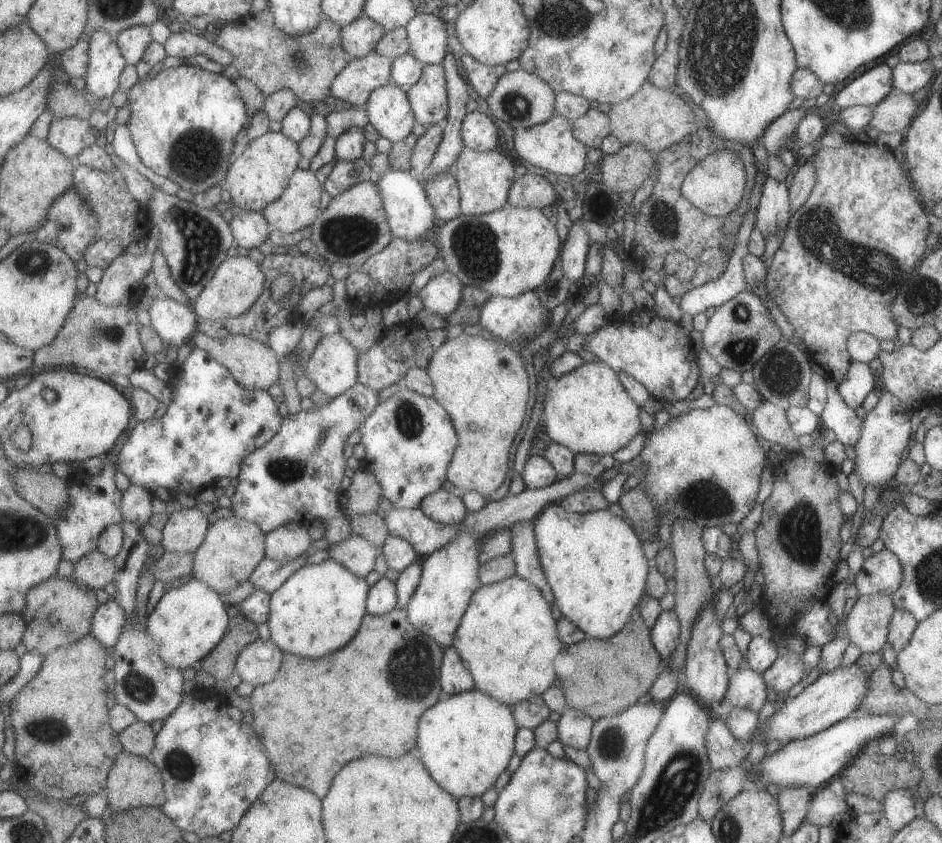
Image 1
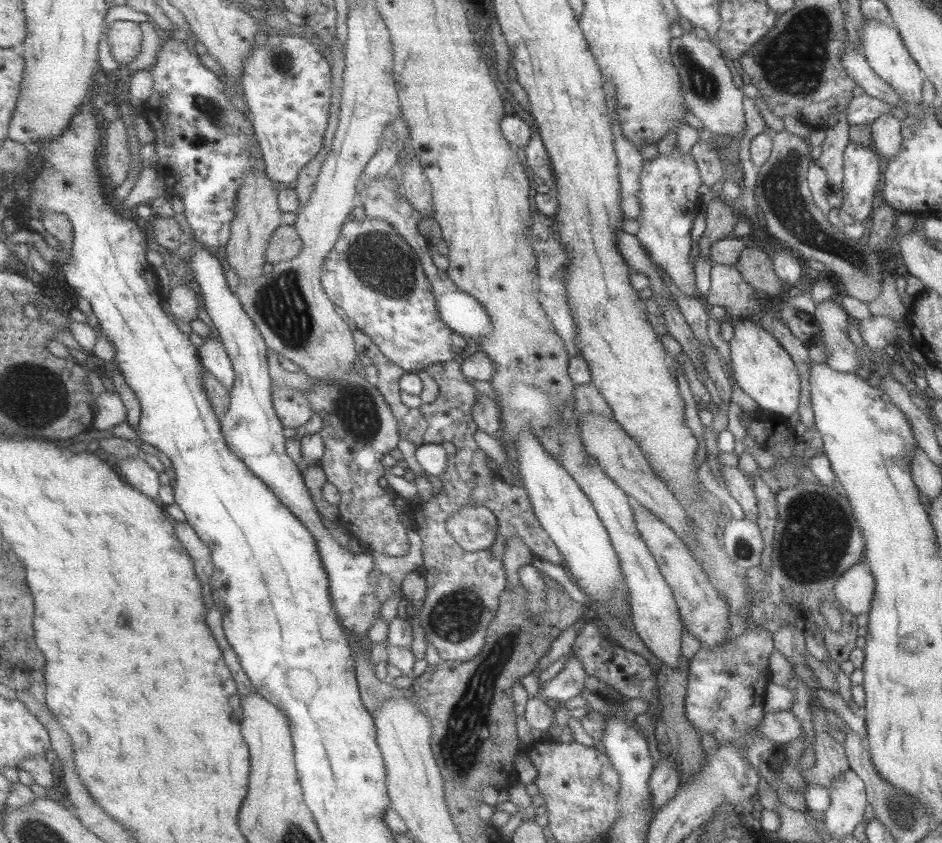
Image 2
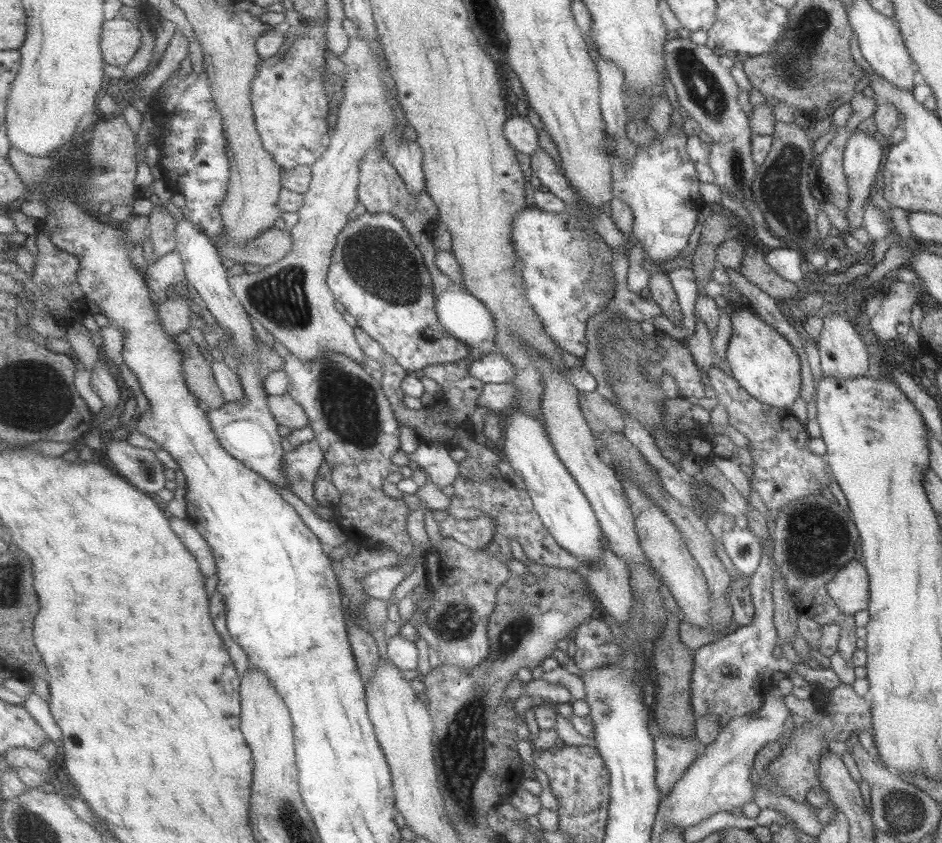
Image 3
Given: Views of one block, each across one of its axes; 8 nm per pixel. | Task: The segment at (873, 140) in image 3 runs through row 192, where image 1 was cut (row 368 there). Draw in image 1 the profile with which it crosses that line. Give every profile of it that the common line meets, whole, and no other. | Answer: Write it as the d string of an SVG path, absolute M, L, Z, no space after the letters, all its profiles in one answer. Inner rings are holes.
M851 361L845 378L837 385L841 400L853 410L861 406L863 398L873 388L873 376L868 364Z

